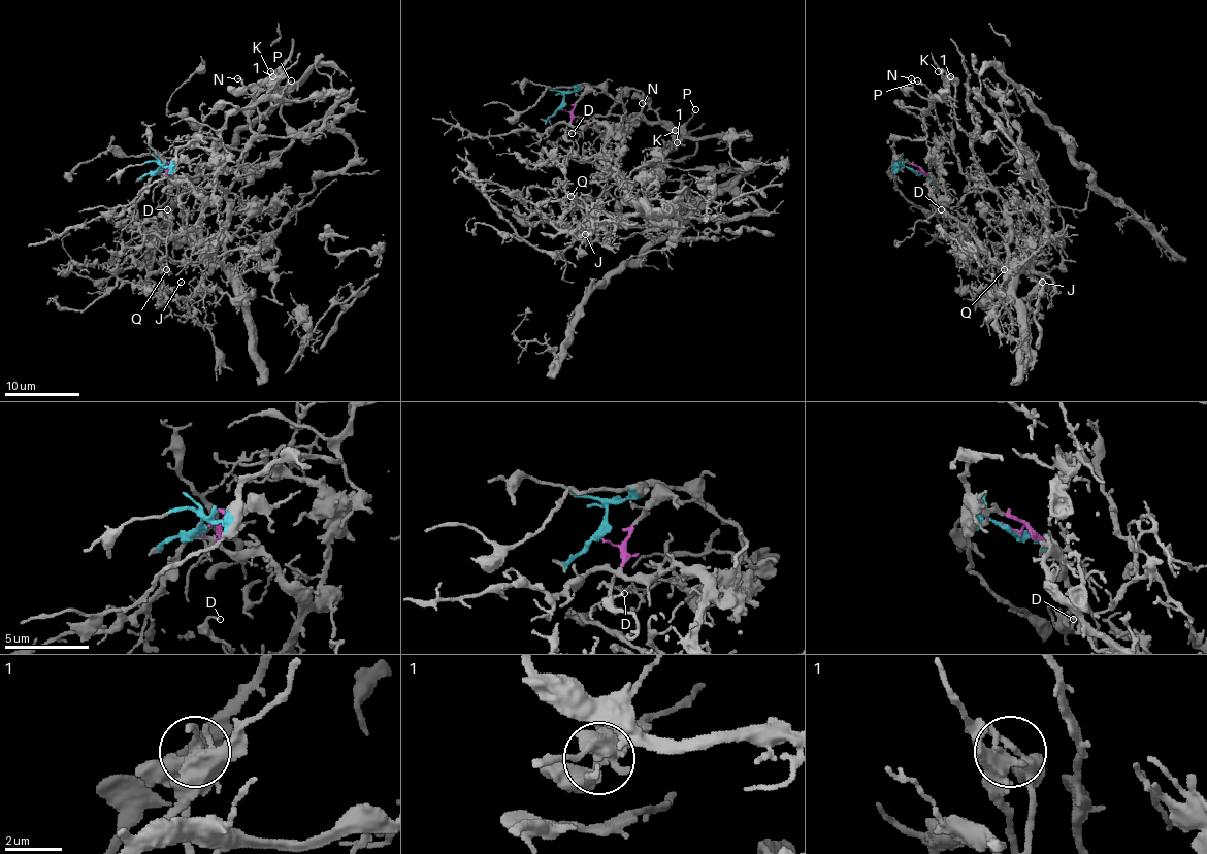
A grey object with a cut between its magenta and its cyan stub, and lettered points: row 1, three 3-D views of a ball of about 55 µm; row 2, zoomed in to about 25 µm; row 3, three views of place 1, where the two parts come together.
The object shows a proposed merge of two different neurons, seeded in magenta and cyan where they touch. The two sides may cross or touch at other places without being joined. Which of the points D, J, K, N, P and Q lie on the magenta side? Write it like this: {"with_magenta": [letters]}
{"with_magenta": ["D", "J", "Q"]}

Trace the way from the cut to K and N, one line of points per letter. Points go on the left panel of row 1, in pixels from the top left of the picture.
K: (159, 169), (180, 149), (205, 137), (219, 139), (229, 116), (267, 100), (276, 100), (274, 105), (270, 72)
N: (159, 169), (171, 162), (177, 151), (205, 137), (219, 139), (229, 116), (254, 102), (237, 77)

